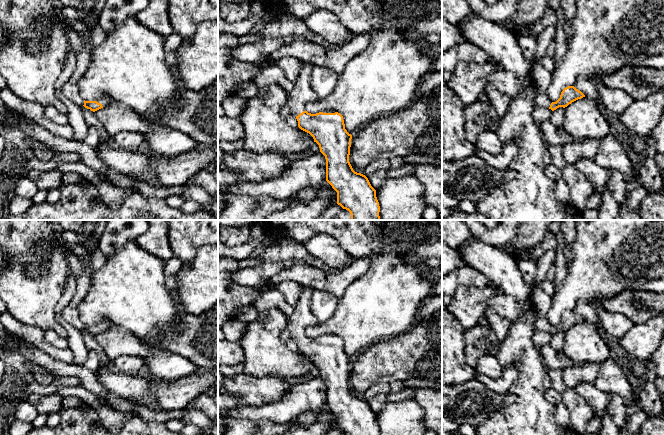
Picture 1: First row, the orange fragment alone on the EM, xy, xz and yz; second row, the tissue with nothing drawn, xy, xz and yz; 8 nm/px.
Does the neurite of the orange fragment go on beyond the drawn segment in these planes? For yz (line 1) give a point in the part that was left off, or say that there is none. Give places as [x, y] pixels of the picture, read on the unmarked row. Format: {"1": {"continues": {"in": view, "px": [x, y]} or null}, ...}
{"1": {"continues": {"in": "yz", "px": [541, 301]}}}

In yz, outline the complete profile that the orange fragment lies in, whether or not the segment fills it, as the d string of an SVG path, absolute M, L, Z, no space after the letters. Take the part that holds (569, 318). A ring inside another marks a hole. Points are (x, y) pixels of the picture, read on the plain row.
M541 283L530 285L530 288L533 309L537 312L537 319L534 325L536 330L549 332L554 335L559 331L565 332L572 326L585 321L585 319L574 310L568 310L563 313L560 322L556 326L552 326L548 322L548 311L552 304L551 297L543 291Z

